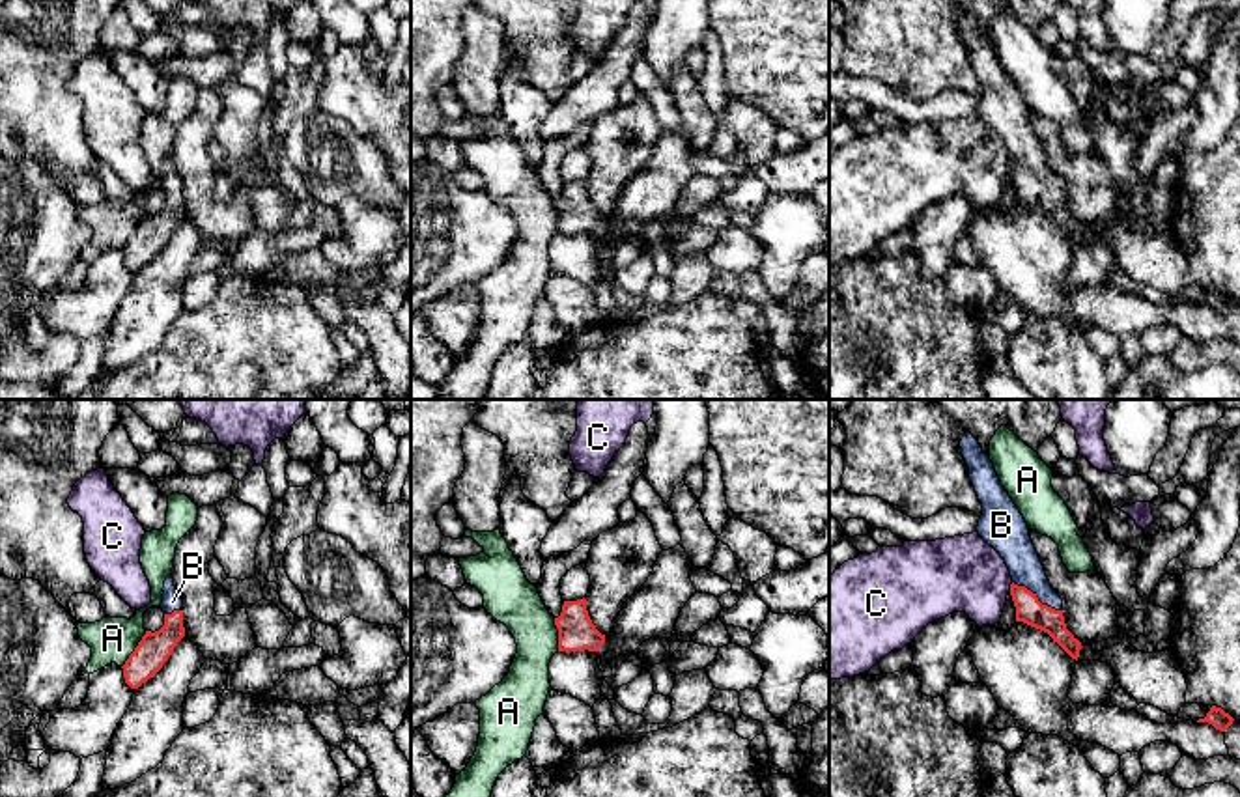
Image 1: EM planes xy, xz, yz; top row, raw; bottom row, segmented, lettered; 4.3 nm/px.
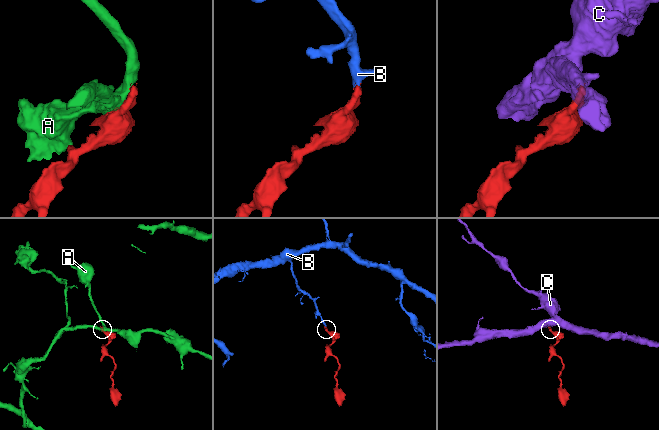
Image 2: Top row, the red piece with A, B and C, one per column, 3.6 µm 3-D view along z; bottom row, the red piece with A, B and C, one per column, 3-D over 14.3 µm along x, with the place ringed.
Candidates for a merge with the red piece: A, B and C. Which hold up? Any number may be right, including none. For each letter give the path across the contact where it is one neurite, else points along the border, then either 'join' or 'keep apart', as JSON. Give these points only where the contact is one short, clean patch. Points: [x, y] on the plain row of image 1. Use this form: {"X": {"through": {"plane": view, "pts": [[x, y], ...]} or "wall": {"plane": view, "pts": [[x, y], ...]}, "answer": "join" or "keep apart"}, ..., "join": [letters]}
{"A": {"answer": "keep apart"}, "B": {"answer": "join"}, "C": {"wall": {"plane": "yz", "pts": [[1013, 165], [1009, 172]]}, "answer": "keep apart"}, "join": ["B"]}

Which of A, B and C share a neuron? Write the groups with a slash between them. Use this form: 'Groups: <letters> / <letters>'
Groups: A / B / C

